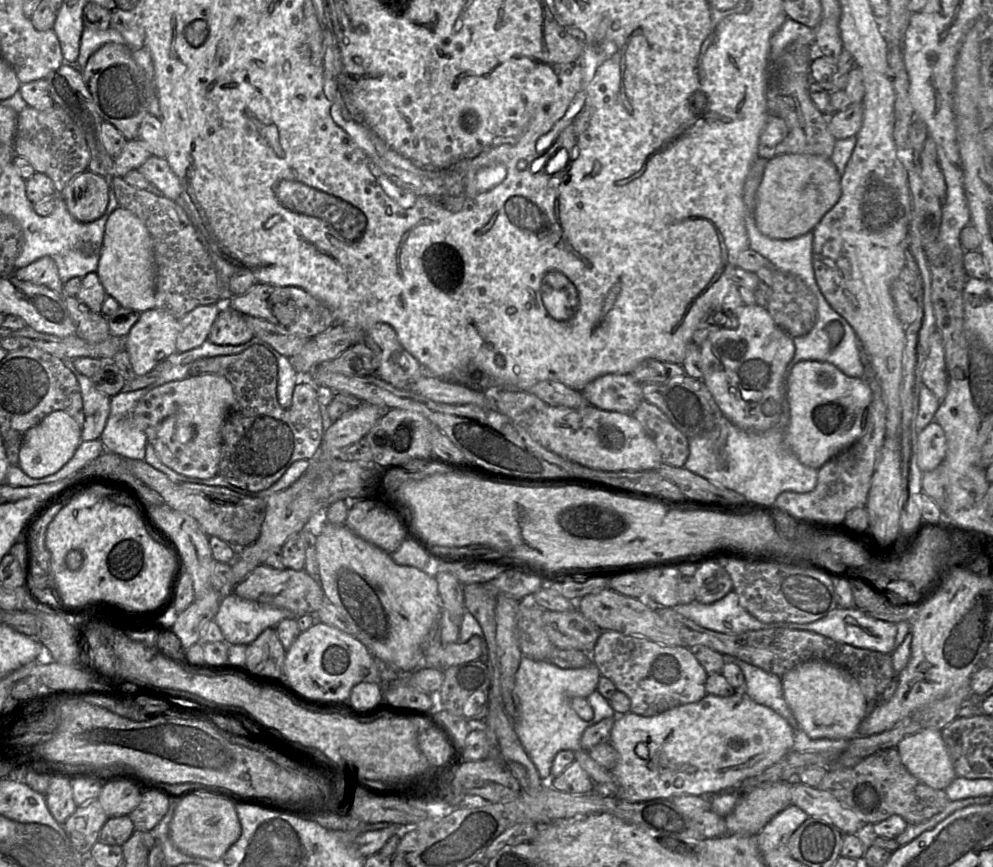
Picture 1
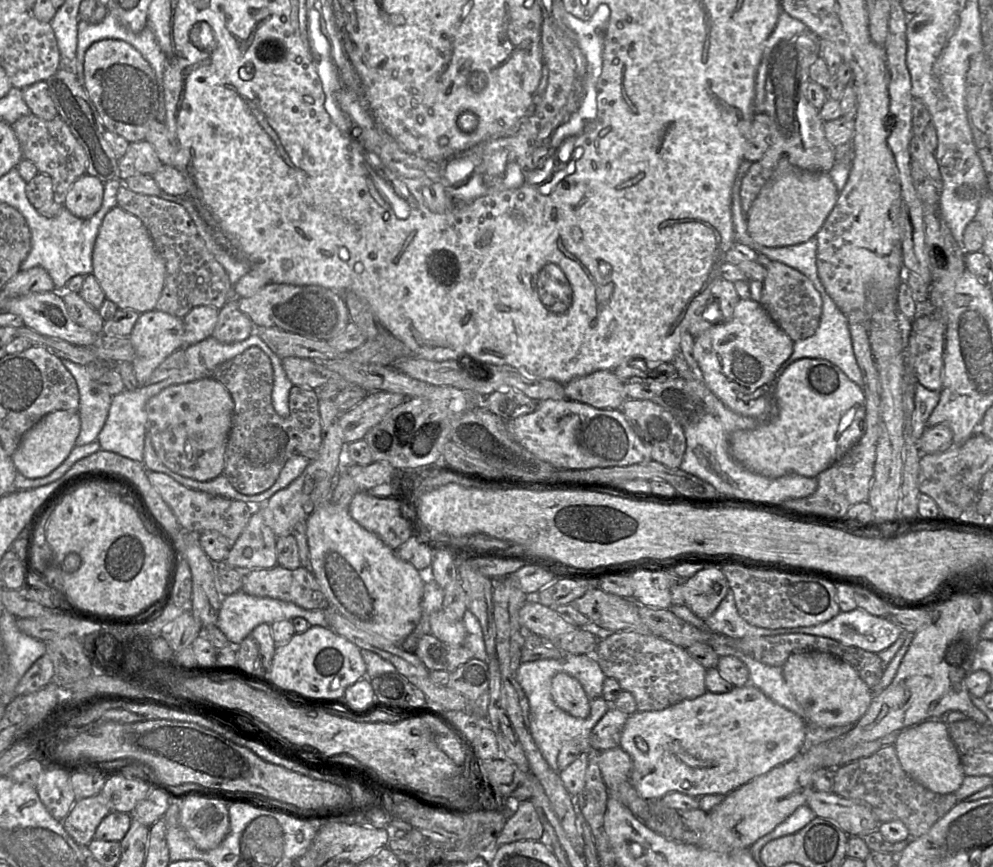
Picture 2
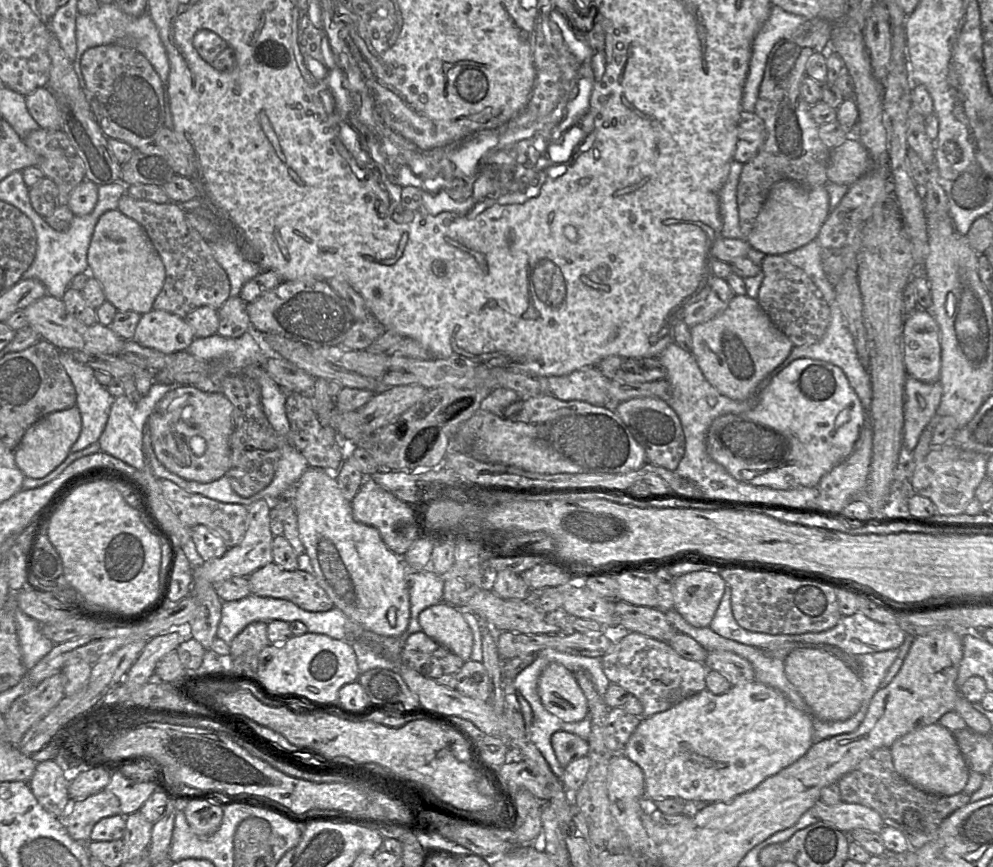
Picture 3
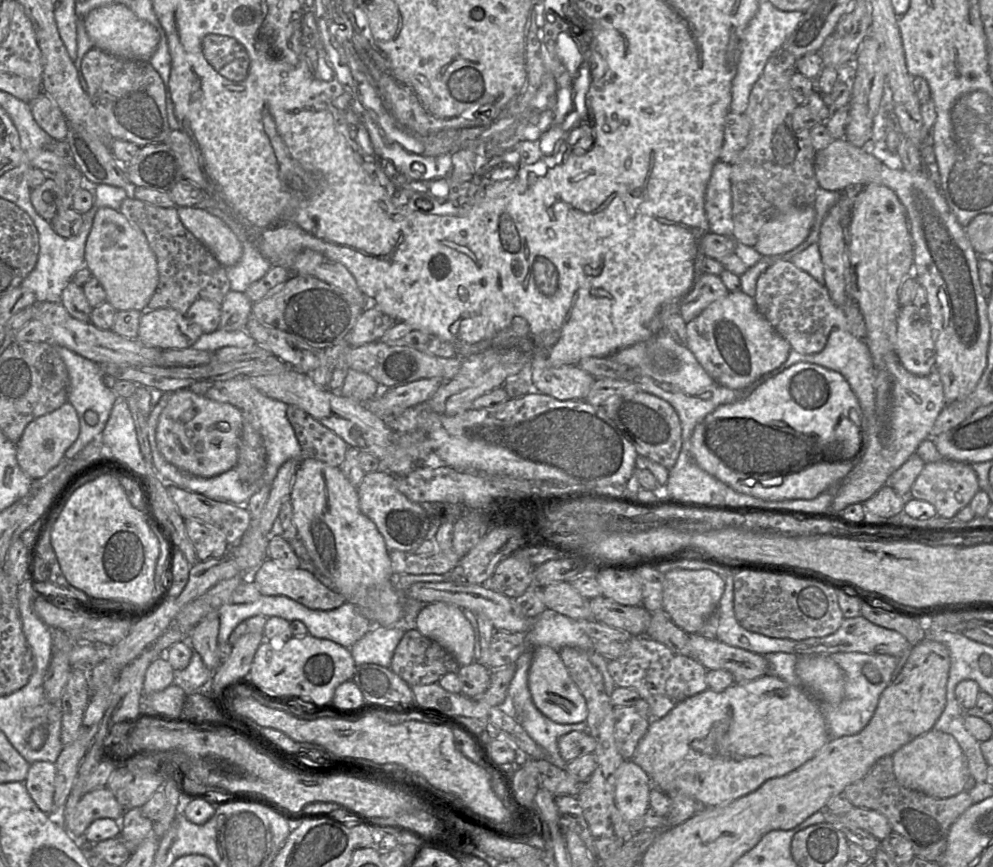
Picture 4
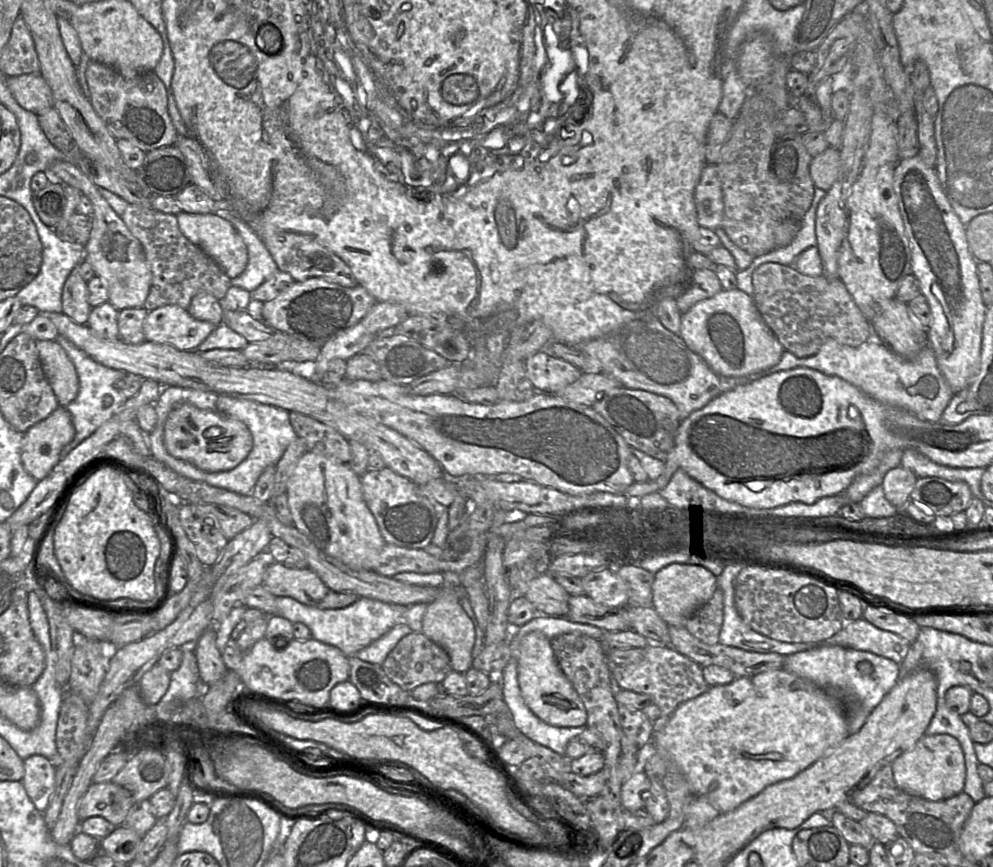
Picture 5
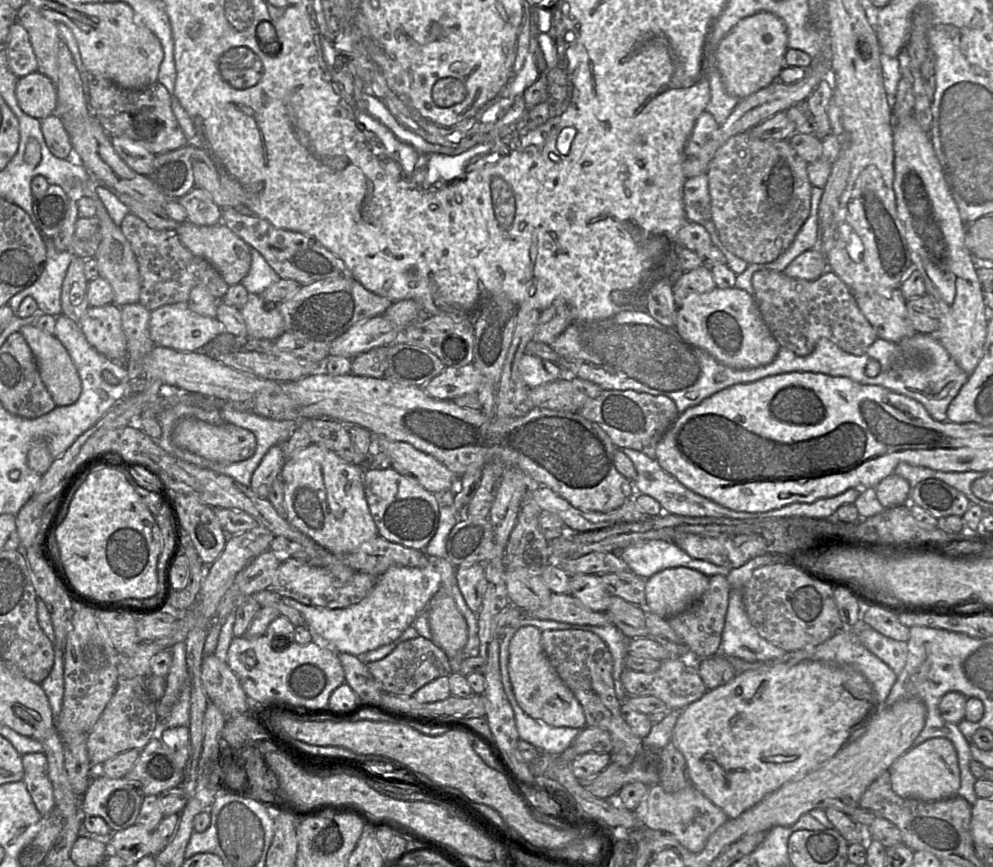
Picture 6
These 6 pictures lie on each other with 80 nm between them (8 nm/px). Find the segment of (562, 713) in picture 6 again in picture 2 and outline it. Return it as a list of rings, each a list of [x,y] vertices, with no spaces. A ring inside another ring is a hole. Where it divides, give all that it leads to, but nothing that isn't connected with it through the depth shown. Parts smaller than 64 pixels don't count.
[[[559,672],[552,678],[551,695],[559,708],[574,717],[587,718],[591,712],[591,699],[581,683],[568,673]]]

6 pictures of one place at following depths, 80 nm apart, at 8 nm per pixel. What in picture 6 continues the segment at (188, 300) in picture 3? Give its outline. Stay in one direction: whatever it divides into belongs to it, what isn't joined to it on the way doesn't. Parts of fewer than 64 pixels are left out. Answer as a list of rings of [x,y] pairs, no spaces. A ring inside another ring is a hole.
[[[131,212],[120,226],[138,262],[141,276],[139,302],[146,309],[153,311],[165,305],[188,302],[191,289],[198,285],[207,287],[217,300],[223,300],[229,285],[214,266],[182,244],[177,230],[152,229]]]

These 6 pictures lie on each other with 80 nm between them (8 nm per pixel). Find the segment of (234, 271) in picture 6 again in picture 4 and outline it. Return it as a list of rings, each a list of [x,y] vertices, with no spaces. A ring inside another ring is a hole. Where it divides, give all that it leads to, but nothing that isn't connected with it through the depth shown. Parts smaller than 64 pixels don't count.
[[[177,209],[183,225],[211,251],[222,266],[233,266],[240,260],[243,254],[242,244],[223,220],[205,209]]]

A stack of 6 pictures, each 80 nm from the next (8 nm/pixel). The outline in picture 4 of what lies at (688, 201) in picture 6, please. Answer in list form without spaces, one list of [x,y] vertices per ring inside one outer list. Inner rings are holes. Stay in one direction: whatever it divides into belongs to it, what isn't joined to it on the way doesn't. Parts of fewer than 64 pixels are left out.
[[[718,161],[711,173],[705,193],[705,213],[710,231],[732,236],[731,164]]]

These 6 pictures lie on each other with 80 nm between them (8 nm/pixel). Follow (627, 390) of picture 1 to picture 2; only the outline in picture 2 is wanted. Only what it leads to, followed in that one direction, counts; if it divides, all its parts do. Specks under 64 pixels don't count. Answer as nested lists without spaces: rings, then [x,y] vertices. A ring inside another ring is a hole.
[[[598,370],[564,384],[566,399],[599,409],[620,409],[628,399],[624,382],[612,370]]]

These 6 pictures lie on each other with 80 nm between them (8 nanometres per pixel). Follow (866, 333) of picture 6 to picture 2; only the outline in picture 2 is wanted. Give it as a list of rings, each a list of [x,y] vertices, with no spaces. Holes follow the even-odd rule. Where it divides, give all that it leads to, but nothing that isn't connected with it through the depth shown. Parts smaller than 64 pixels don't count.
[[[770,261],[766,270],[761,305],[794,343],[814,335],[820,323],[822,299],[813,283],[798,270],[778,261]]]

